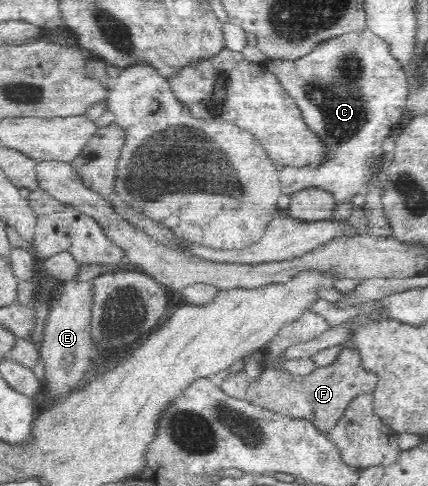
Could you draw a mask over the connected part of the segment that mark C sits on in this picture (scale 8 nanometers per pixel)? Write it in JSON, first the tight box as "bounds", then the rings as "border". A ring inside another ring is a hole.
{"bounds":[264,31,407,205],"border":[[[365,31],[363,35],[345,33],[341,37],[333,37],[329,41],[319,43],[309,55],[304,55],[295,61],[266,59],[264,64],[267,70],[277,76],[281,86],[295,100],[307,126],[328,146],[328,157],[319,168],[279,168],[278,179],[282,193],[293,195],[301,189],[318,187],[332,193],[337,205],[351,202],[359,193],[365,195],[367,182],[370,181],[372,167],[377,159],[375,155],[379,155],[383,139],[391,136],[393,125],[400,123],[407,102],[407,76],[401,69],[401,63],[395,57],[391,57],[389,45],[371,31]]]}

